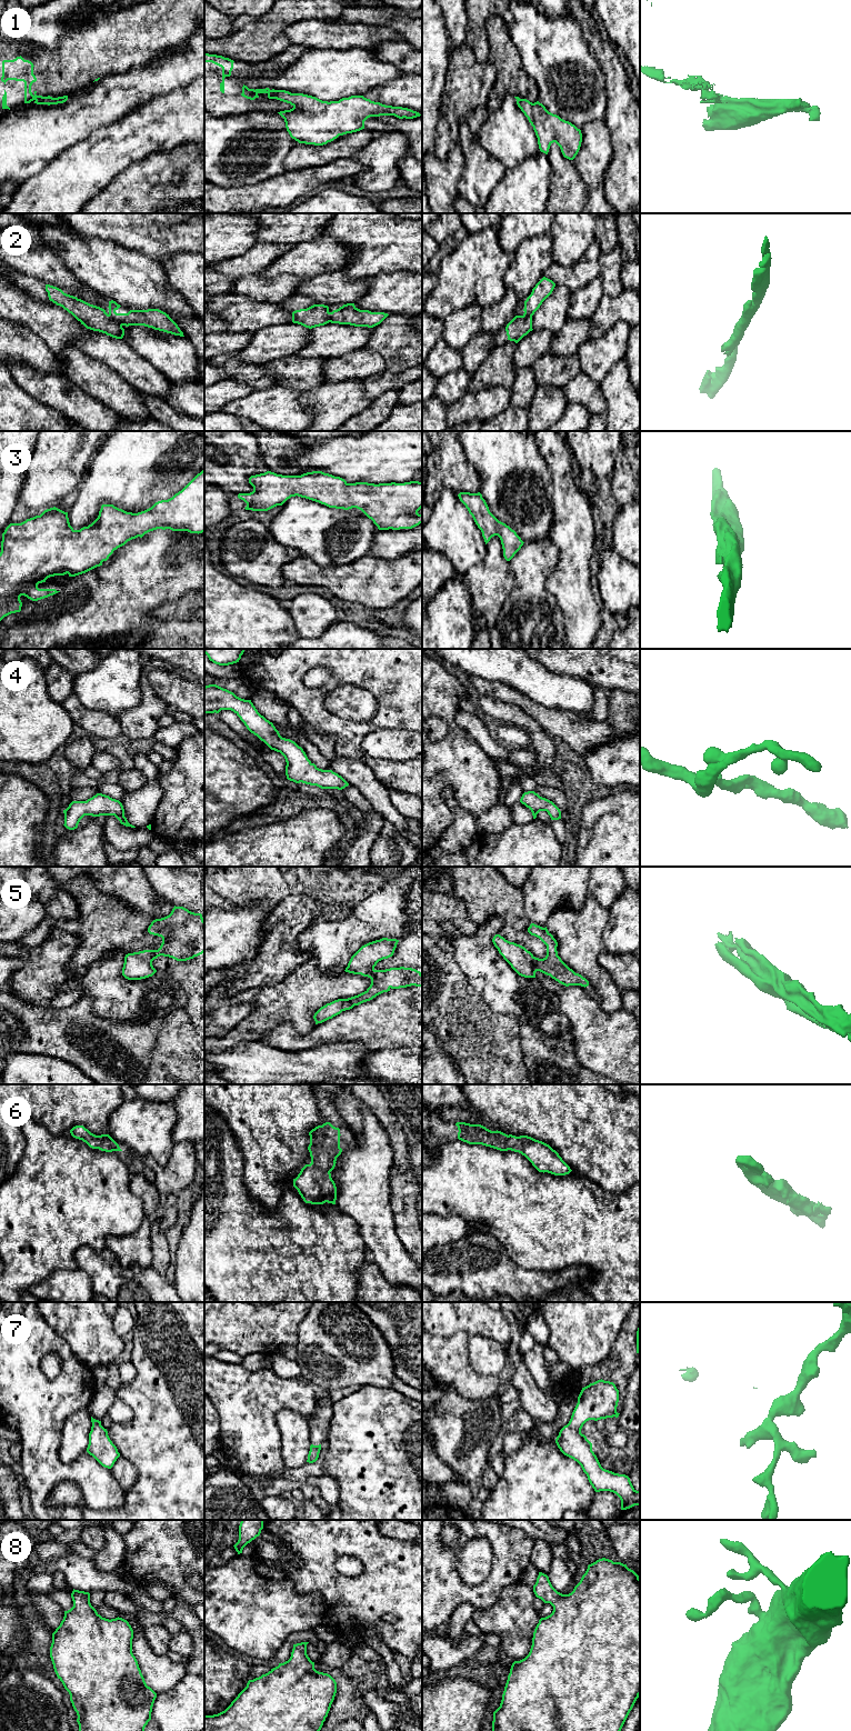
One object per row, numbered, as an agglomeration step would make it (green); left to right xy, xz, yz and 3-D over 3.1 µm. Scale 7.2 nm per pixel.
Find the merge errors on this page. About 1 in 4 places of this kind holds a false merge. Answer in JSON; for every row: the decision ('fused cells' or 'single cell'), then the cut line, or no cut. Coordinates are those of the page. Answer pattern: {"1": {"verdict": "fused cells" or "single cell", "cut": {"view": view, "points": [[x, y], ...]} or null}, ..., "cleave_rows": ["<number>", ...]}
{"1": {"verdict": "fused cells", "cut": {"view": "xy", "points": [[52, 98], [39, 98], [36, 100]]}}, "2": {"verdict": "fused cells", "cut": {"view": "xy", "points": [[108, 314], [122, 324]]}}, "3": {"verdict": "single cell", "cut": null}, "4": {"verdict": "single cell", "cut": null}, "5": {"verdict": "single cell", "cut": null}, "6": {"verdict": "single cell", "cut": null}, "7": {"verdict": "single cell", "cut": null}, "8": {"verdict": "single cell", "cut": null}, "cleave_rows": ["1", "2"]}

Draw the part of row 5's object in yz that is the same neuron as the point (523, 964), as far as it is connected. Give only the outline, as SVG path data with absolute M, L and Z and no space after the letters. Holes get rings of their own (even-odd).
M531 923L528 932L539 938L547 945L547 955L543 959L535 958L524 947L510 942L500 934L495 934L492 939L499 953L519 975L535 978L535 972L540 971L565 987L581 985L585 988L589 985L585 978L575 973L558 955L558 942L547 927L542 928Z

